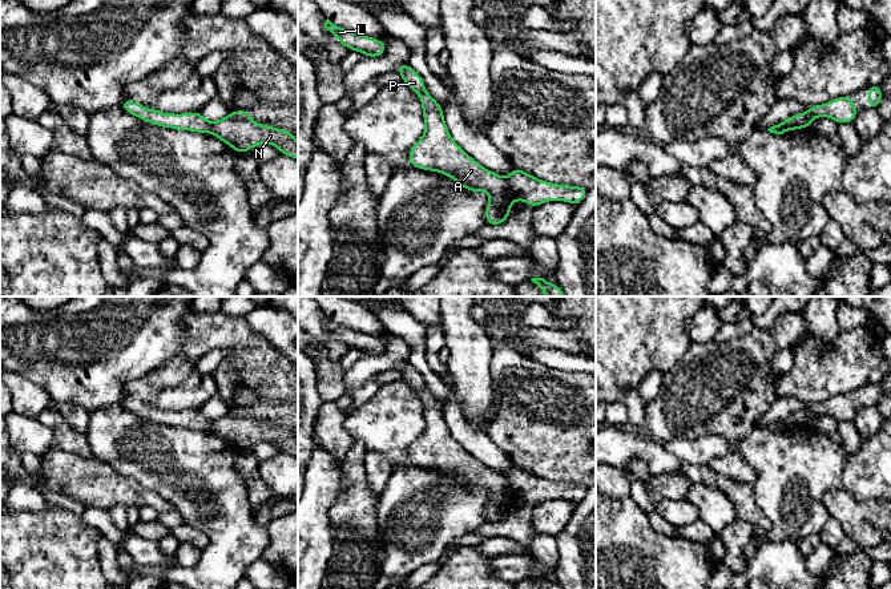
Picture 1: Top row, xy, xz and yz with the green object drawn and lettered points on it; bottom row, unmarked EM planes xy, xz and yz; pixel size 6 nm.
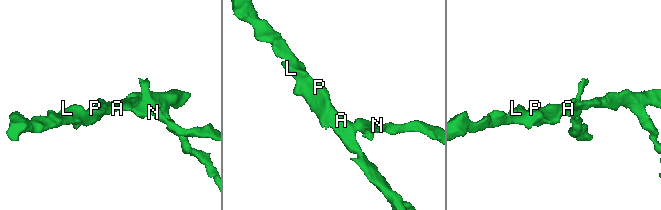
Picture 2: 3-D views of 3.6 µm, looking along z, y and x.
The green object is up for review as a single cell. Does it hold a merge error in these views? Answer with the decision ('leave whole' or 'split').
split

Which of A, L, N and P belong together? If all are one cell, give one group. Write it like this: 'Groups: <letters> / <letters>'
Groups: A L P / N

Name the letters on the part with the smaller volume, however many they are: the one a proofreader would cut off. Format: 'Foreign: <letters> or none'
Foreign: N

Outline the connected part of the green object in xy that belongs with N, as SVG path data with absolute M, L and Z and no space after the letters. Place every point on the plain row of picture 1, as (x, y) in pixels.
M247 407L229 411L213 420L211 432L227 441L237 451L246 451L259 441L274 443L281 452L298 457L298 439L286 427L257 421Z

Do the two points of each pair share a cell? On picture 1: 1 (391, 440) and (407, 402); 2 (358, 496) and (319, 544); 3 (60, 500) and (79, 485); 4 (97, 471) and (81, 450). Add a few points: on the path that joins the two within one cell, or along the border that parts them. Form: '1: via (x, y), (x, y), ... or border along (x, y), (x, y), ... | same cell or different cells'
1: via (391, 431), (391, 420), (398, 411) | same cell
2: border along (337, 499), (329, 511), (333, 540), (329, 560) | different cells
3: border along (36, 488), (43, 485), (67, 495), (85, 507) | different cells
4: border along (59, 447), (80, 456), (93, 456) | different cells

